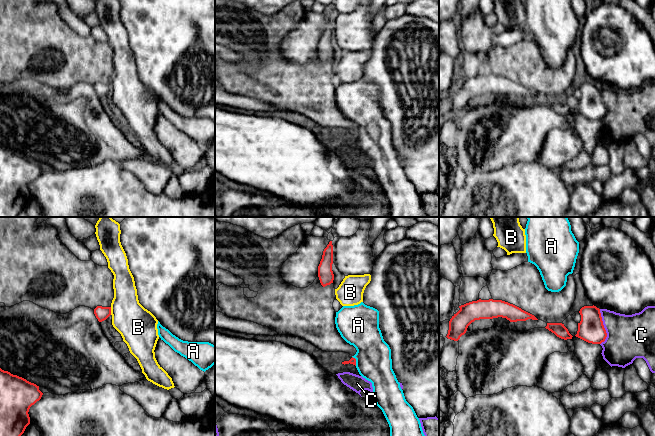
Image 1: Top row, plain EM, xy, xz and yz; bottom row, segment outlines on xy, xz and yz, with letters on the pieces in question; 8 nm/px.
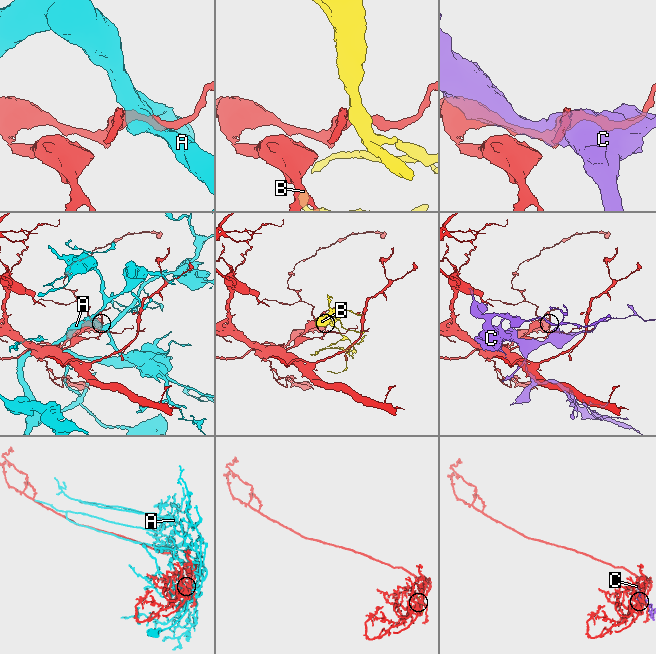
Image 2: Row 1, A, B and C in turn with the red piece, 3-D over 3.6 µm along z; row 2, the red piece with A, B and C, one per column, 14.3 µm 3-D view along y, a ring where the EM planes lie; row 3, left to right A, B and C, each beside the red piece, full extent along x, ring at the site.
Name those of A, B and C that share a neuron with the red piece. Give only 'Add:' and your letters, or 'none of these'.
Add: none of these

